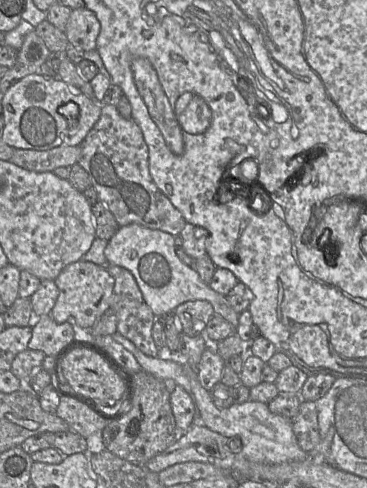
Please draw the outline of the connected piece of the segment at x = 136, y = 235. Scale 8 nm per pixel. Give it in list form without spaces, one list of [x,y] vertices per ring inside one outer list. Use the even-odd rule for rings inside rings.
[[[129,224],[120,227],[108,240],[104,254],[108,264],[123,267],[132,273],[156,318],[174,312],[184,302],[205,300],[211,303],[215,314],[226,319],[236,331],[240,314],[232,308],[226,296],[217,293],[200,279],[194,266],[187,266],[180,261],[175,253],[175,236],[139,224]]]

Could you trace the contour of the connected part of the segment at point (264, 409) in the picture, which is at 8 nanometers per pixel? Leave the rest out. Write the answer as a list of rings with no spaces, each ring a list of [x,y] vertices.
[[[183,364],[189,378],[191,395],[197,408],[199,421],[227,438],[237,437],[241,440],[241,454],[250,461],[267,464],[304,461],[309,453],[302,450],[292,429],[292,418],[272,413],[268,403],[248,400],[242,404],[233,404],[229,408],[219,409],[213,403],[210,391],[199,382],[197,370],[189,364]]]

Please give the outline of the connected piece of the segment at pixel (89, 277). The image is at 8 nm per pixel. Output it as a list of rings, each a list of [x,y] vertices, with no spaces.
[[[79,260],[65,267],[54,282],[58,288],[58,297],[50,316],[57,323],[70,322],[79,332],[88,332],[111,305],[114,278],[106,265]]]

